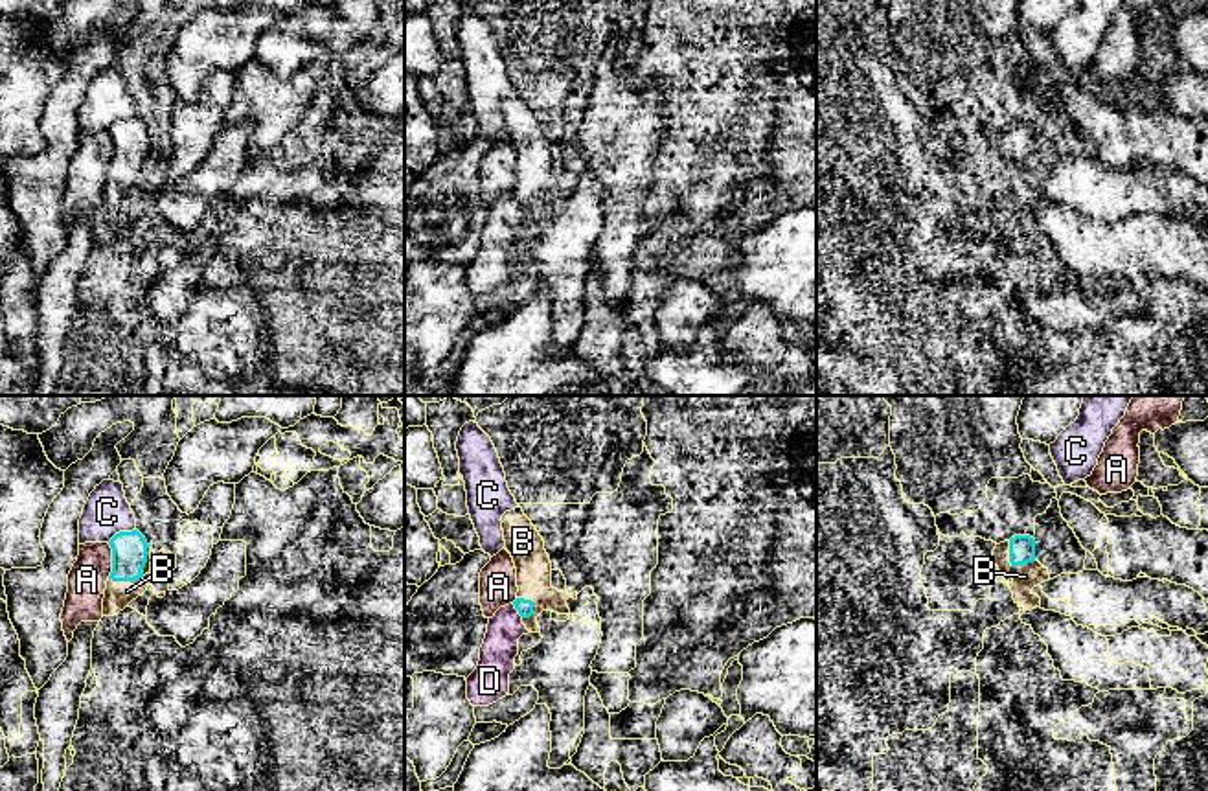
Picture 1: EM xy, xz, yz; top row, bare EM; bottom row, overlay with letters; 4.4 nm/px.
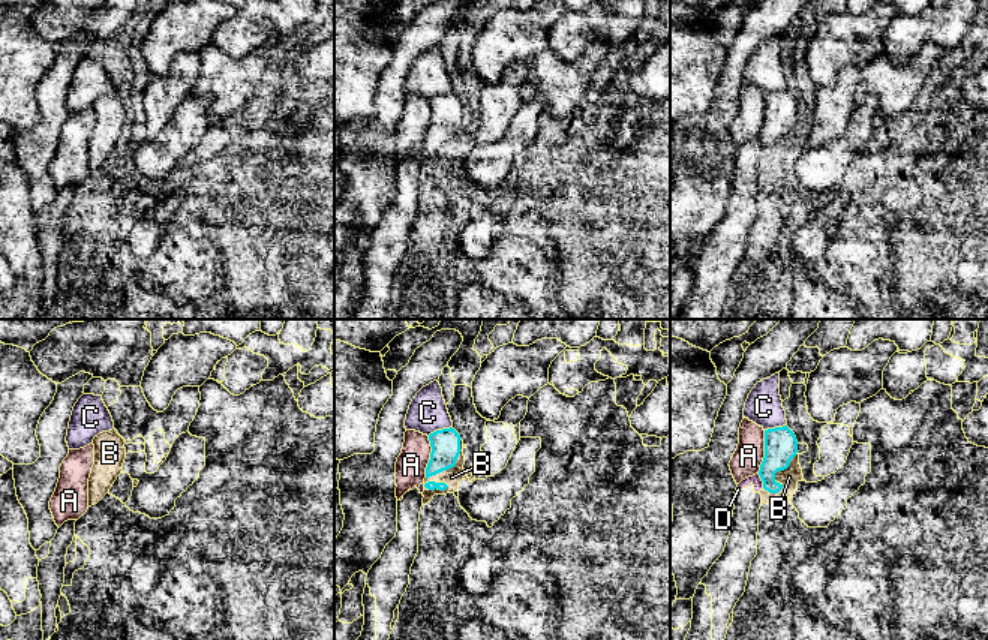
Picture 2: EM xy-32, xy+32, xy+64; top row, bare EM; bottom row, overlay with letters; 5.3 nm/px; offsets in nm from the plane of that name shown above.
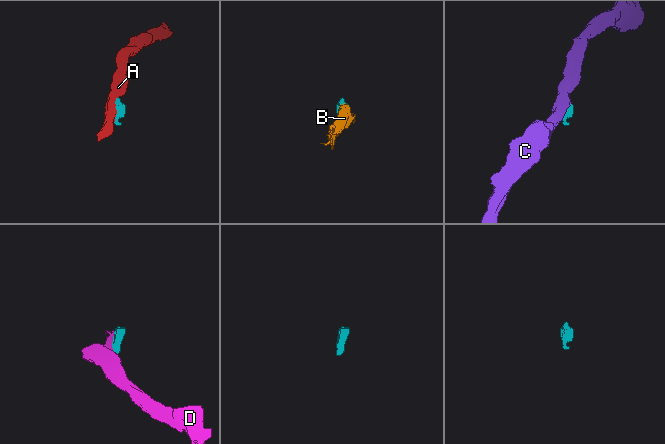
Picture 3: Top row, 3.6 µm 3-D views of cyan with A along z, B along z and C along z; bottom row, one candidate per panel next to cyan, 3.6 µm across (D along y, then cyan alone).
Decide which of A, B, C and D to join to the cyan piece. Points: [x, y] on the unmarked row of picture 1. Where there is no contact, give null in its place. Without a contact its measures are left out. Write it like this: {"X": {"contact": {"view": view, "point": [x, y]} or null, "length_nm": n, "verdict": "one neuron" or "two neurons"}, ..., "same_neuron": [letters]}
{"A": {"contact": {"view": "xy", "point": [113, 149]}, "length_nm": 160, "verdict": "two neurons"}, "B": {"contact": {"view": "xy", "point": [138, 166]}, "length_nm": 220, "verdict": "one neuron"}, "C": {"contact": {"view": "xy", "point": [120, 120]}, "length_nm": 140, "verdict": "two neurons"}, "D": {"contact": {"view": "xz", "point": [517, 197]}, "length_nm": 80, "verdict": "two neurons"}, "same_neuron": ["B"]}

